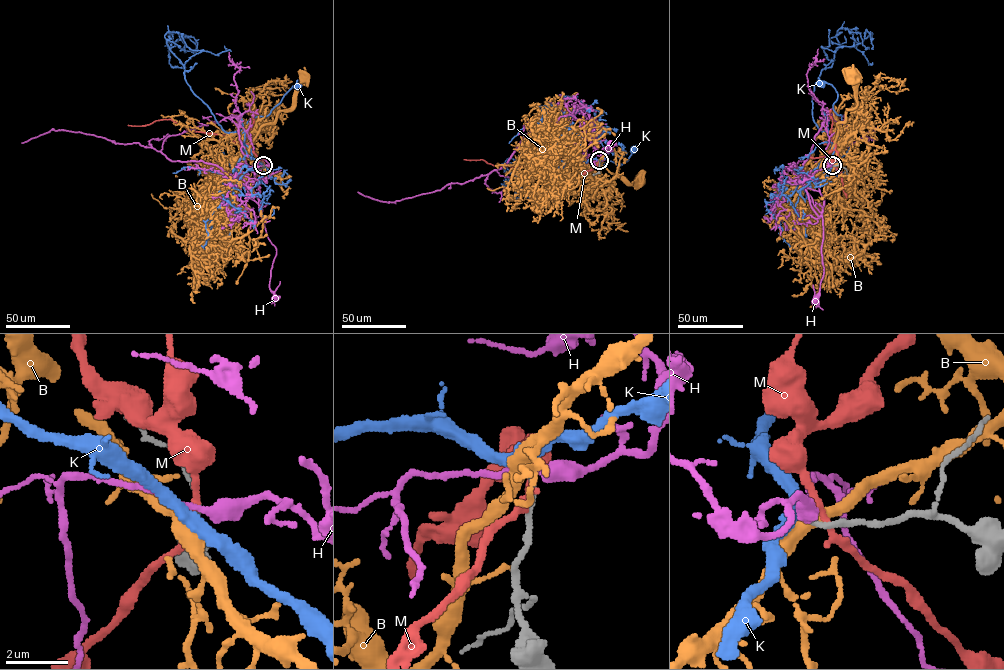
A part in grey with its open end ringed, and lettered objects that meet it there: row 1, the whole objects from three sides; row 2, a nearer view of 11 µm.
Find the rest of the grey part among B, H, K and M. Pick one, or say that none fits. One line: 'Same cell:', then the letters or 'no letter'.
Same cell: K

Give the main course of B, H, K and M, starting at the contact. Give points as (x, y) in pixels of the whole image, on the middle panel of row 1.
B: (599, 160), (594, 169), (579, 165), (584, 159), (603, 166), (627, 185), (636, 185), (640, 178)
H: (599, 160), (607, 157), (609, 143), (595, 147), (608, 152), (612, 144)
K: (599, 160), (581, 162), (581, 167), (596, 168), (611, 161), (621, 165), (634, 149)
M: (599, 161), (590, 166), (568, 157), (558, 163), (528, 164), (524, 167), (497, 166), (482, 159), (463, 159)

